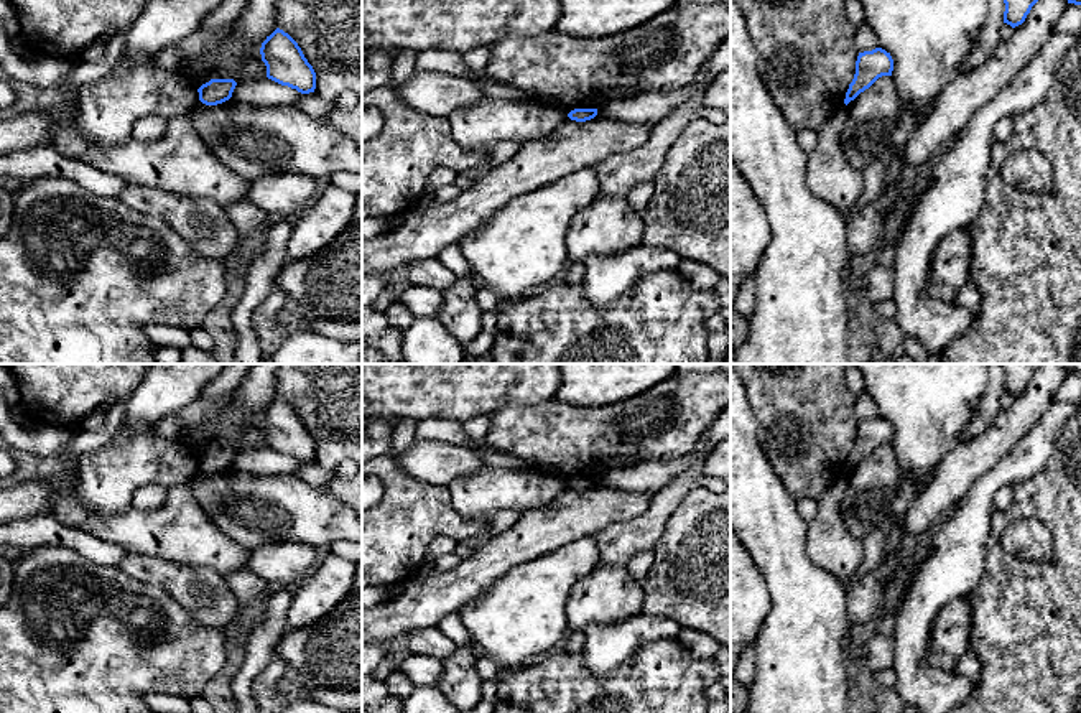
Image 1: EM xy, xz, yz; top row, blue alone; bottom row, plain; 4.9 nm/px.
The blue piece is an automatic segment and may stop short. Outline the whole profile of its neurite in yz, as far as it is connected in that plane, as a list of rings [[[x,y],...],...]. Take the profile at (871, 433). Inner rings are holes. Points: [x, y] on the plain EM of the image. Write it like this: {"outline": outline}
{"outline": [[[875,417],[872,420],[859,422],[856,430],[856,443],[849,458],[846,461],[844,473],[847,474],[854,469],[861,461],[869,458],[879,446],[892,445],[893,428],[890,422],[882,417]]]}

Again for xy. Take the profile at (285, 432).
{"outline": [[[276,397],[260,417],[267,435],[267,446],[301,463],[314,461],[316,441],[304,426],[298,412],[283,398]]]}

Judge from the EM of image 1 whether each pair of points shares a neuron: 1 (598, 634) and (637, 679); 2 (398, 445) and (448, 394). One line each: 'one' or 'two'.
1: two
2: two

